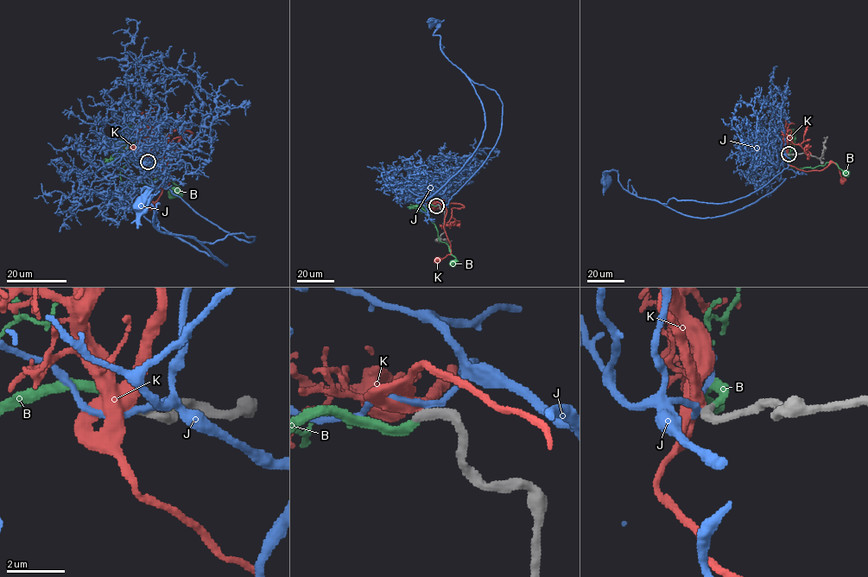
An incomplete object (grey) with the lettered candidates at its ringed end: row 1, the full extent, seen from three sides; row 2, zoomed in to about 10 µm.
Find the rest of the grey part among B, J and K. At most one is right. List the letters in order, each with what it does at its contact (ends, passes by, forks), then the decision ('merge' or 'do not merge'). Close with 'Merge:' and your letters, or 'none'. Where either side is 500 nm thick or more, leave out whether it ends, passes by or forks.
B: it ends there; merge
J: it passes by; do not merge
K: it forks there; do not merge
Merge: B

